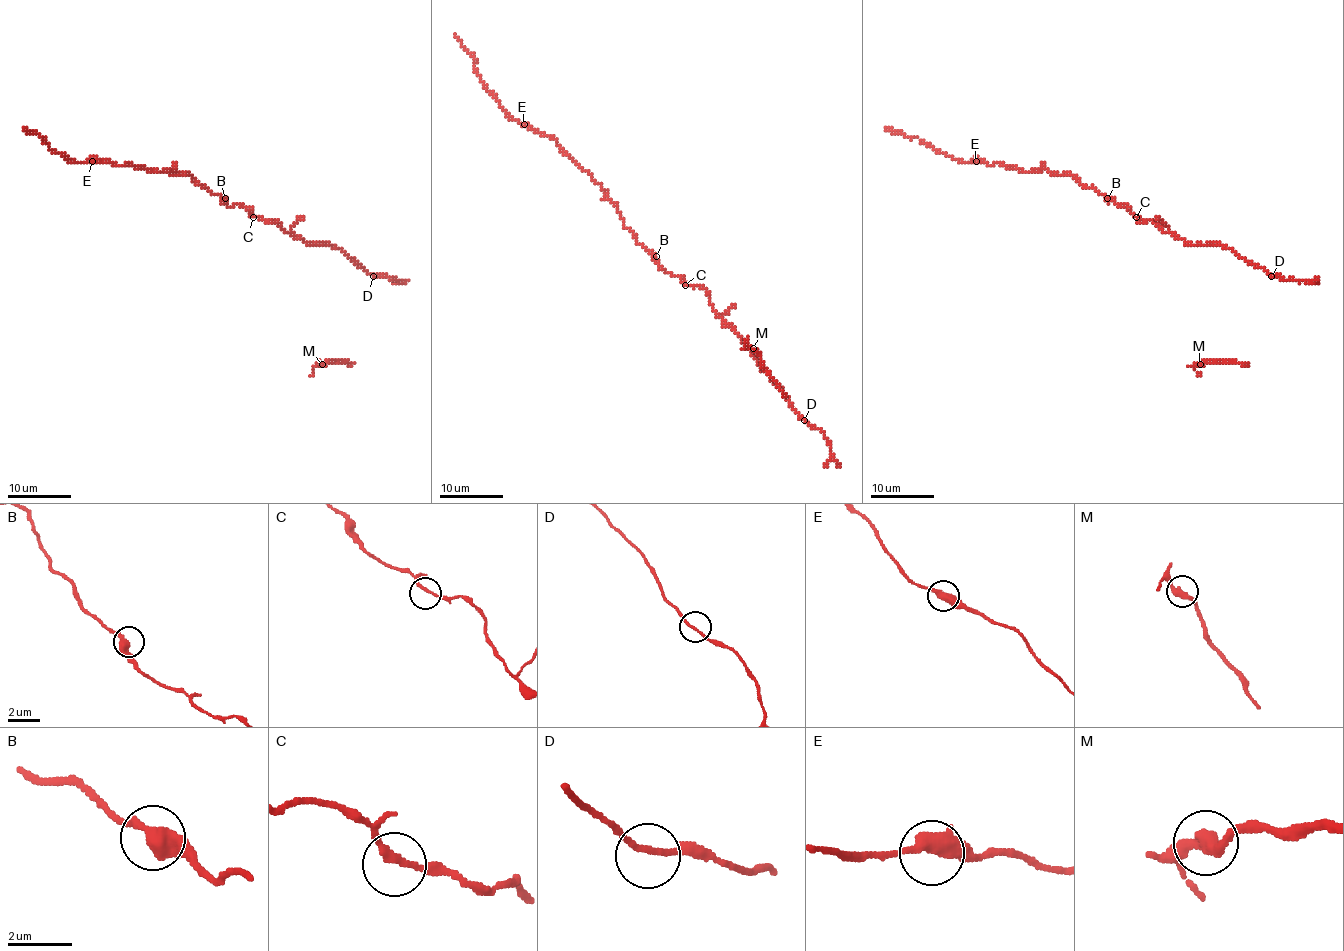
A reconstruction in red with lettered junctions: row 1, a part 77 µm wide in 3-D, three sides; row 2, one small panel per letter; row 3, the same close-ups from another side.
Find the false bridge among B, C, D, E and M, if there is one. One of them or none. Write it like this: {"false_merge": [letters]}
{"false_merge": []}

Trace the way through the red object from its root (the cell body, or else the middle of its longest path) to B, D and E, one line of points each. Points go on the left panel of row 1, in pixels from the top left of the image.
B: (253, 216), (242, 206), (229, 206), (225, 198)
D: (253, 216), (271, 222), (277, 220), (287, 233), (293, 233), (306, 243), (327, 243), (339, 248), (373, 276)
E: (253, 216), (242, 206), (229, 206), (190, 174), (175, 170), (150, 171), (145, 166), (129, 163), (93, 162)

